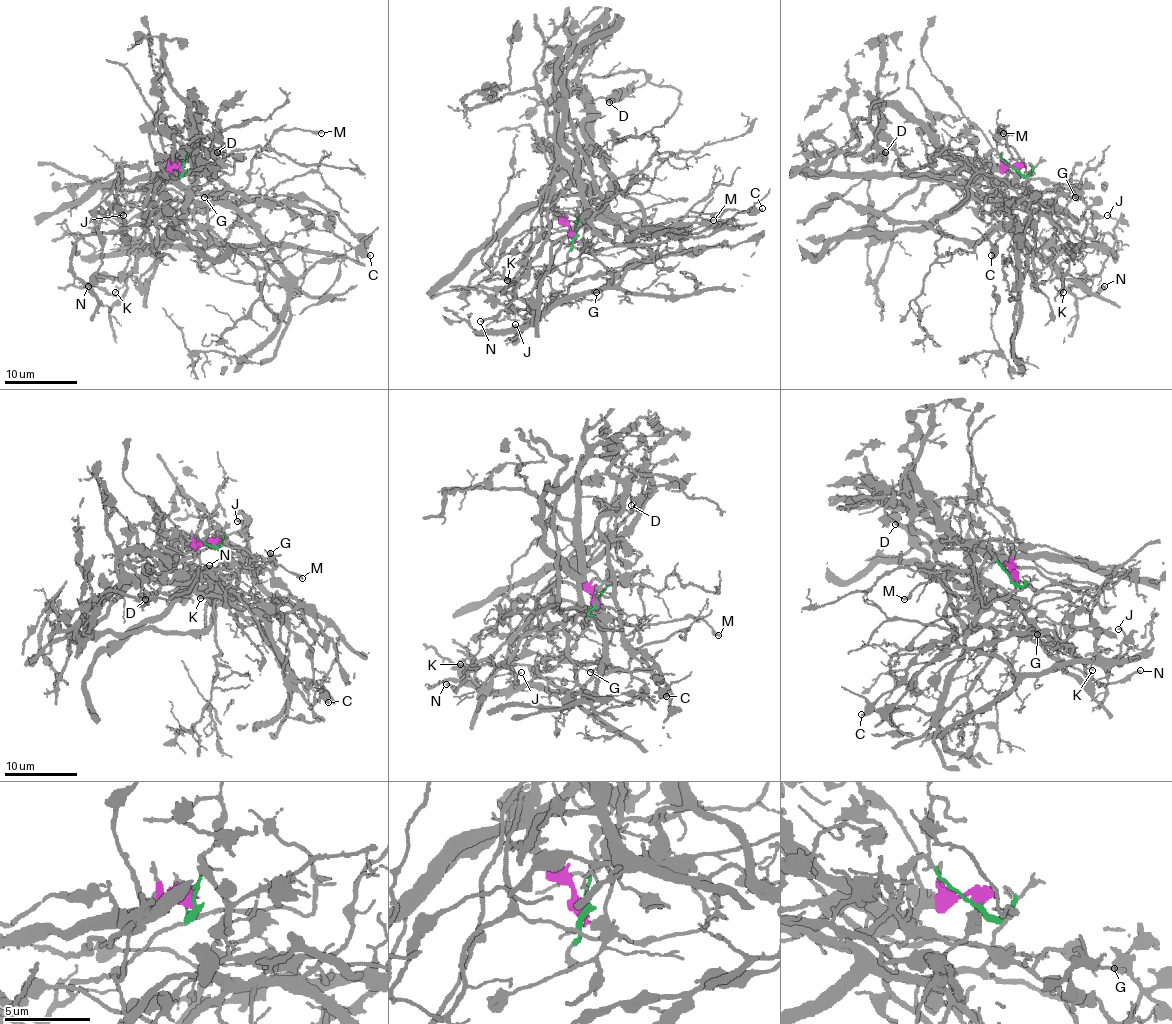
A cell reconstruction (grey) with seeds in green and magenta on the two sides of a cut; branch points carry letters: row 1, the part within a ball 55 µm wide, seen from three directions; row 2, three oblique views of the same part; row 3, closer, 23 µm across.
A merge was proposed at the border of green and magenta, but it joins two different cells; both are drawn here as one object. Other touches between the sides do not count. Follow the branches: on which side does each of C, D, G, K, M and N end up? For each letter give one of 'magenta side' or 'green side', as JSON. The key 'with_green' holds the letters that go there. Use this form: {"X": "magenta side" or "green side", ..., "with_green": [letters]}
{"C": "magenta side", "D": "magenta side", "G": "magenta side", "K": "green side", "M": "green side", "N": "green side", "with_green": ["K", "M", "N"]}

